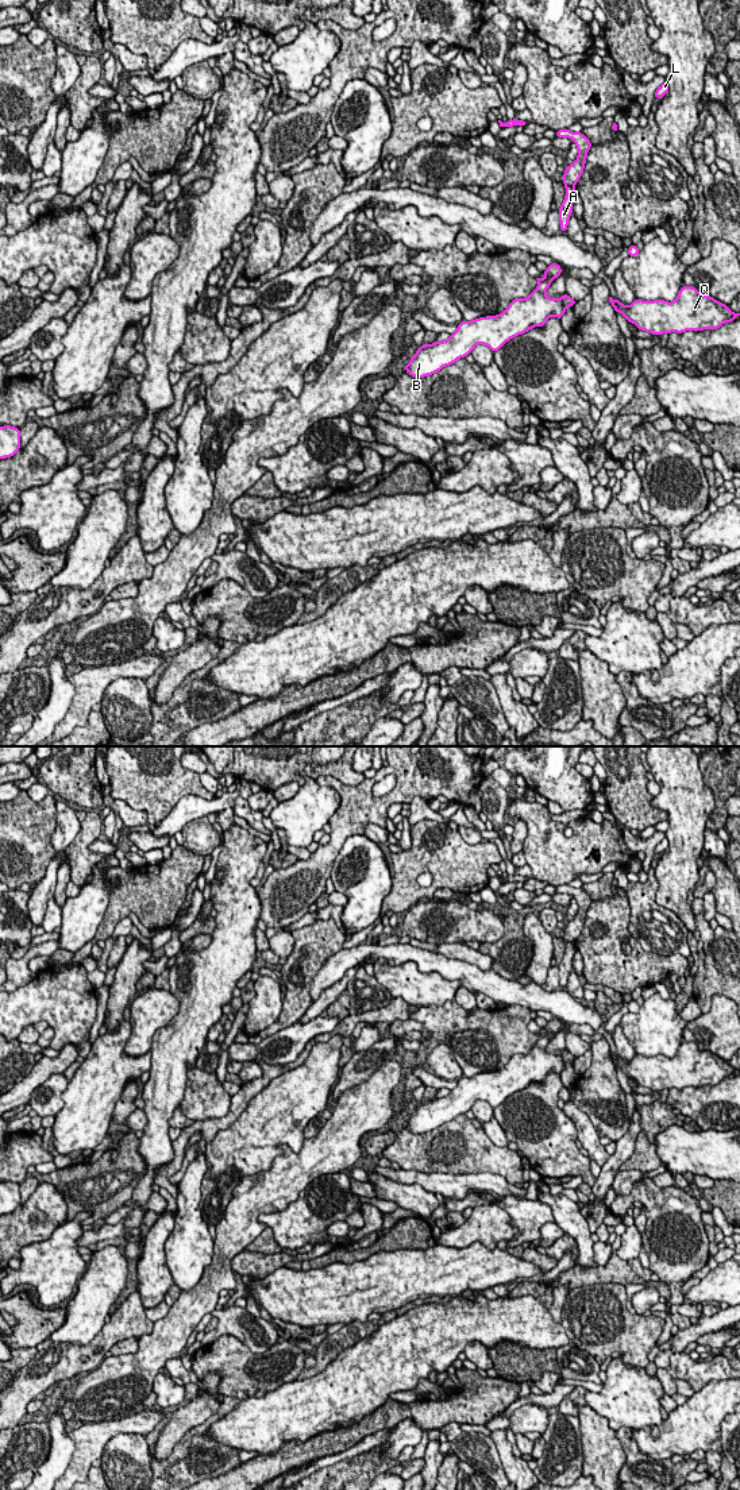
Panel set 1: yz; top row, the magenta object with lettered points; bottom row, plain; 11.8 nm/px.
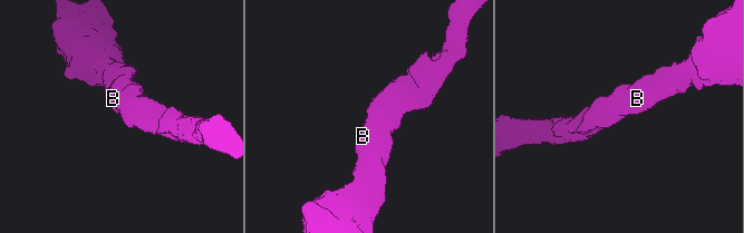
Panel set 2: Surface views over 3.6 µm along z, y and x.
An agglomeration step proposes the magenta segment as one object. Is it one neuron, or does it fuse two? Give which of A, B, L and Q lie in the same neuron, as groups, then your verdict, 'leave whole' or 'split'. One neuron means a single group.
A B Q / L; split

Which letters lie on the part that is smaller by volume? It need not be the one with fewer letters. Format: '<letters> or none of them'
L

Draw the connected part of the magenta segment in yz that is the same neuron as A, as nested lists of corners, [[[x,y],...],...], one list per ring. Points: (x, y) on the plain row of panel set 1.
[[[566,942],[566,951],[559,964],[560,988],[567,987],[569,976],[573,969],[573,957],[577,951],[574,942]]]

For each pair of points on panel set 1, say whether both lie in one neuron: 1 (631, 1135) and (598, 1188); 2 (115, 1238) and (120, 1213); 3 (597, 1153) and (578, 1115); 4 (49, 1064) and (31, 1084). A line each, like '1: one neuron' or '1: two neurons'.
1: one neuron
2: two neurons
3: one neuron
4: one neuron

